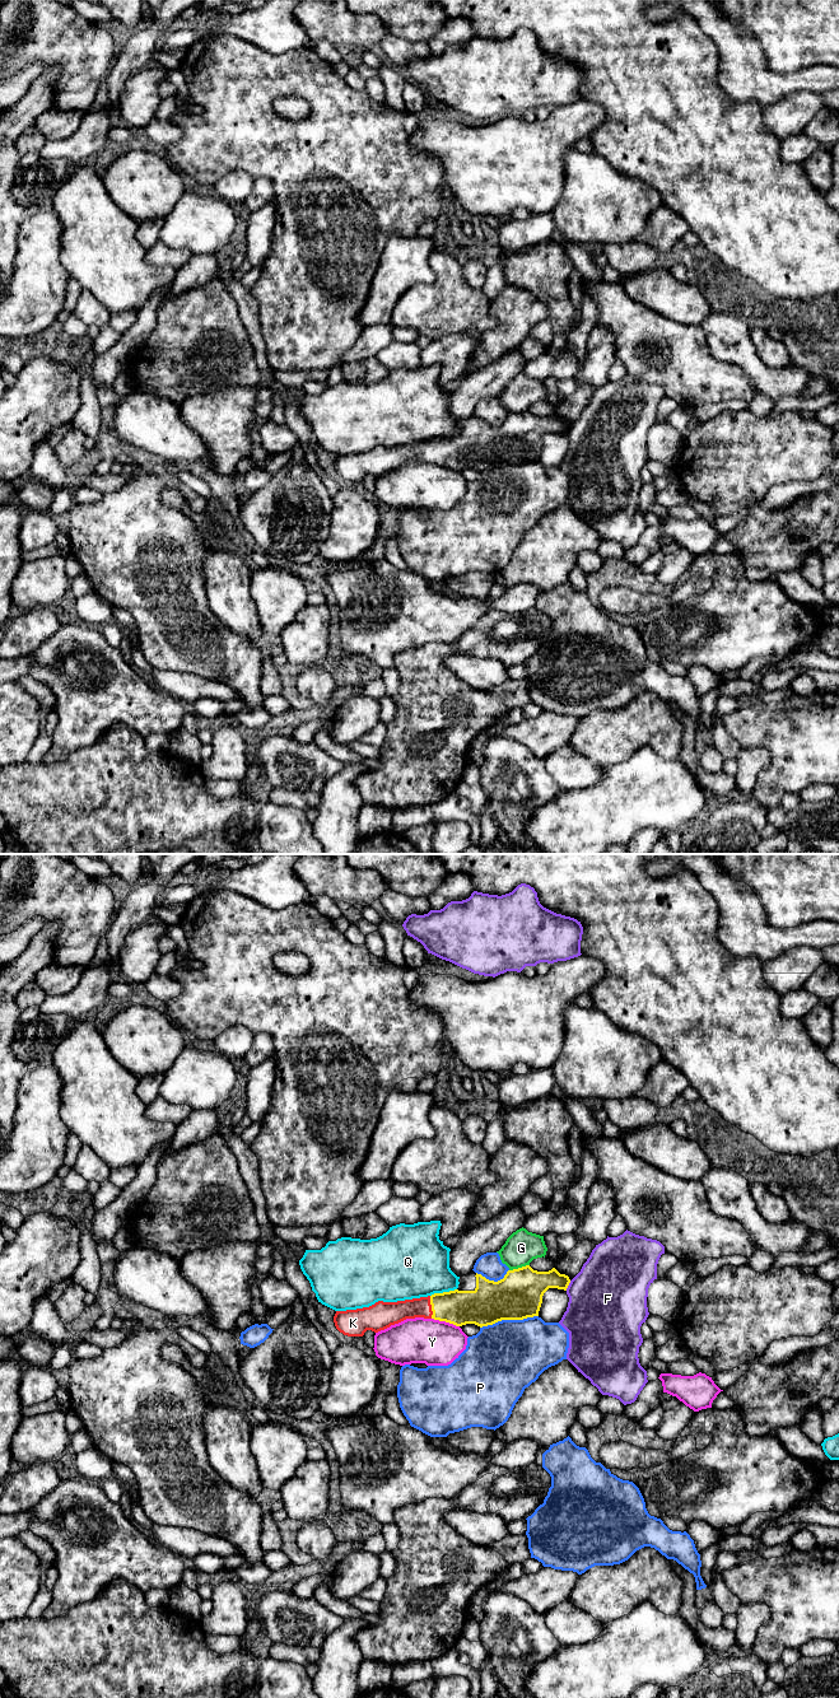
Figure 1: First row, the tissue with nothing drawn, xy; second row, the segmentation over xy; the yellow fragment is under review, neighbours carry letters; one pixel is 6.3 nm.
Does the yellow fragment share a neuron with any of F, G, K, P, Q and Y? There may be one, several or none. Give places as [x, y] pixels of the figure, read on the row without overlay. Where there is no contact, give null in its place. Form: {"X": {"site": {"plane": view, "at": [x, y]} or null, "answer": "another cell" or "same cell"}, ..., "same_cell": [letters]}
{"F": {"site": {"plane": "xy", "at": [568, 429]}, "answer": "another cell"}, "G": {"site": {"plane": "xy", "at": [518, 413]}, "answer": "another cell"}, "K": {"site": {"plane": "xy", "at": [432, 452]}, "answer": "same cell"}, "P": {"site": {"plane": "xy", "at": [508, 463]}, "answer": "another cell"}, "Q": {"site": {"plane": "xy", "at": [443, 437]}, "answer": "another cell"}, "Y": {"site": {"plane": "xy", "at": [446, 466]}, "answer": "another cell"}, "same_cell": ["K"]}

